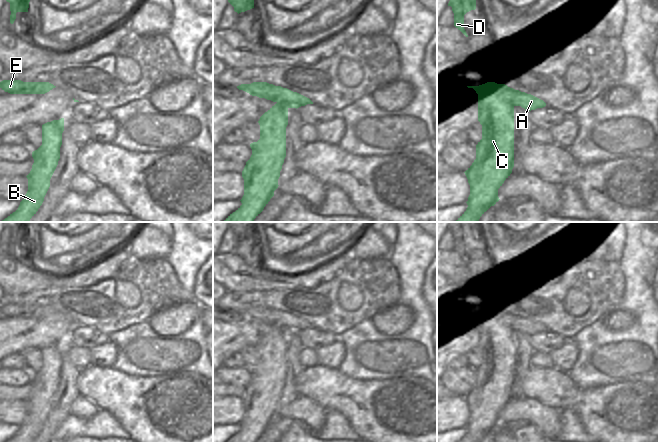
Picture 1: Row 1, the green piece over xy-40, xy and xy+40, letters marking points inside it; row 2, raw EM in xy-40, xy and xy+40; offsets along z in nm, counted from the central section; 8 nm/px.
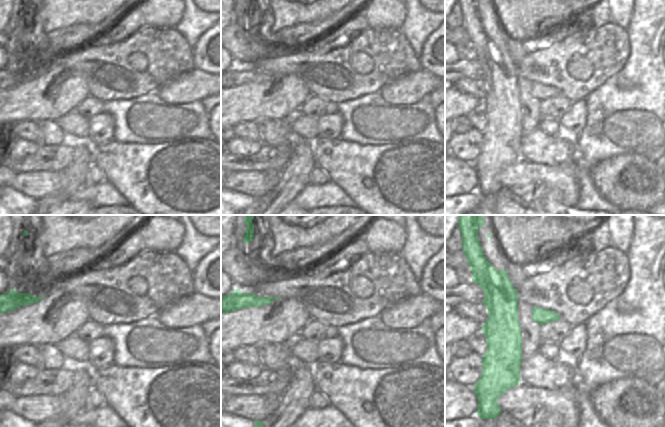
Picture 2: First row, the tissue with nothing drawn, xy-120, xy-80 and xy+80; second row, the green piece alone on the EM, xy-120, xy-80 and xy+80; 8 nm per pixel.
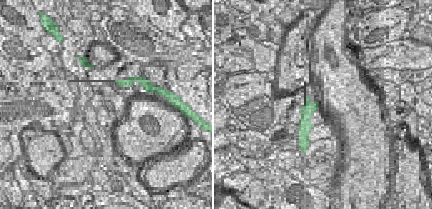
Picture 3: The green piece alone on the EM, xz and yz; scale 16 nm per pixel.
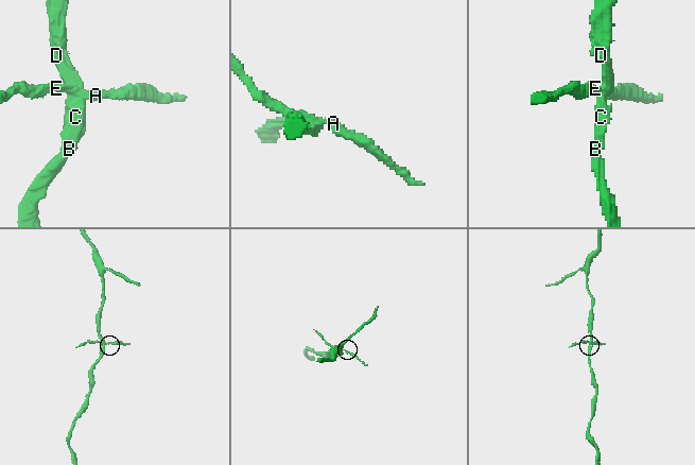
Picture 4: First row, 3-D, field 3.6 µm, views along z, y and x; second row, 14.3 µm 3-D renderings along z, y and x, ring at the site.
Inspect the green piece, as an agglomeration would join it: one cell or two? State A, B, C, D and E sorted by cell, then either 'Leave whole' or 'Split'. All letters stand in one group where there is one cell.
Groups: A E / B C D. Split

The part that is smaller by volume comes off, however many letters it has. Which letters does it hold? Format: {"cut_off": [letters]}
{"cut_off": ["A", "E"]}

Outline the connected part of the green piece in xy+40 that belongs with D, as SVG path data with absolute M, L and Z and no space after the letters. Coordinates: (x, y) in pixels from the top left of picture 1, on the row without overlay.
M450 222L448 230L452 231L454 237L454 250L468 261L464 253L464 239L476 233L476 224L478 222Z

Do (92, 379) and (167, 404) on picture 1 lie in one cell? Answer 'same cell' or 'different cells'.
same cell

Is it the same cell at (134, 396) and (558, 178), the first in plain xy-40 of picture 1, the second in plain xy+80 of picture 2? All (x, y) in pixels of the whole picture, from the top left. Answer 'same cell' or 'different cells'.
different cells

